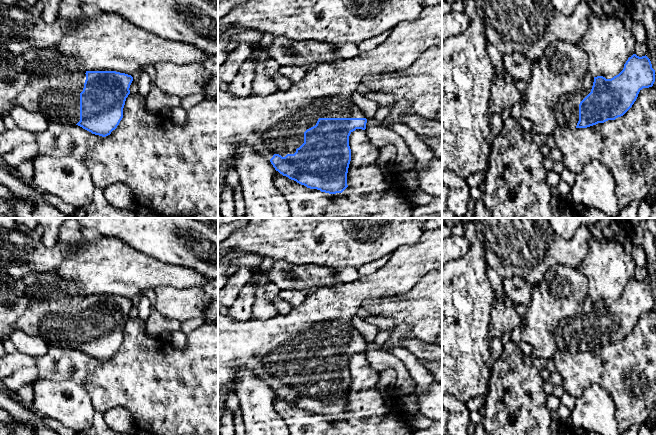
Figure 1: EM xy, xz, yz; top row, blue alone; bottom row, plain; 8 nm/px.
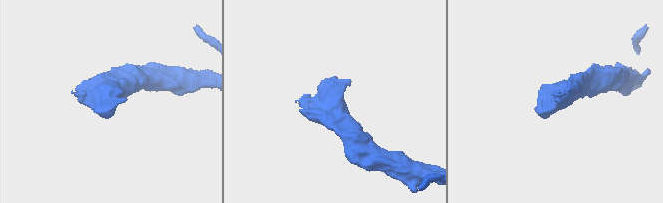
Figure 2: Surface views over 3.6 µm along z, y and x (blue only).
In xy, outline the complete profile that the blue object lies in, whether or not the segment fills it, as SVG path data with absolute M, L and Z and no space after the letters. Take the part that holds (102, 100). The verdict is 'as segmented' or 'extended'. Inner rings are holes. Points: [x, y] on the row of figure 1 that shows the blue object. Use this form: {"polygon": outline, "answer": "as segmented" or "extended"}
{"polygon": "M0 47L0 117L20 106L40 113L48 122L78 125L106 137L123 118L132 81L131 75L116 71L80 72L76 62L61 56L55 48L14 54Z", "answer": "extended"}

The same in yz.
{"polygon": "M555 41L532 63L526 81L522 116L532 121L533 131L546 136L552 135L557 127L587 128L623 116L632 107L639 92L652 87L654 82L655 70L646 55L639 57L633 54L618 75L606 79L590 74L588 56L578 44Z", "answer": "extended"}

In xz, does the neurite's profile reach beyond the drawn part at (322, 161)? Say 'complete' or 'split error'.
split error

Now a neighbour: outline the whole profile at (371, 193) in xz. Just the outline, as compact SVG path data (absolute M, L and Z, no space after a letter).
M356 129L351 132L349 146L348 187L342 193L329 194L307 188L275 170L274 184L288 202L291 218L413 218L413 211L405 203L399 173L385 172L380 168L380 148L369 141L366 131Z

